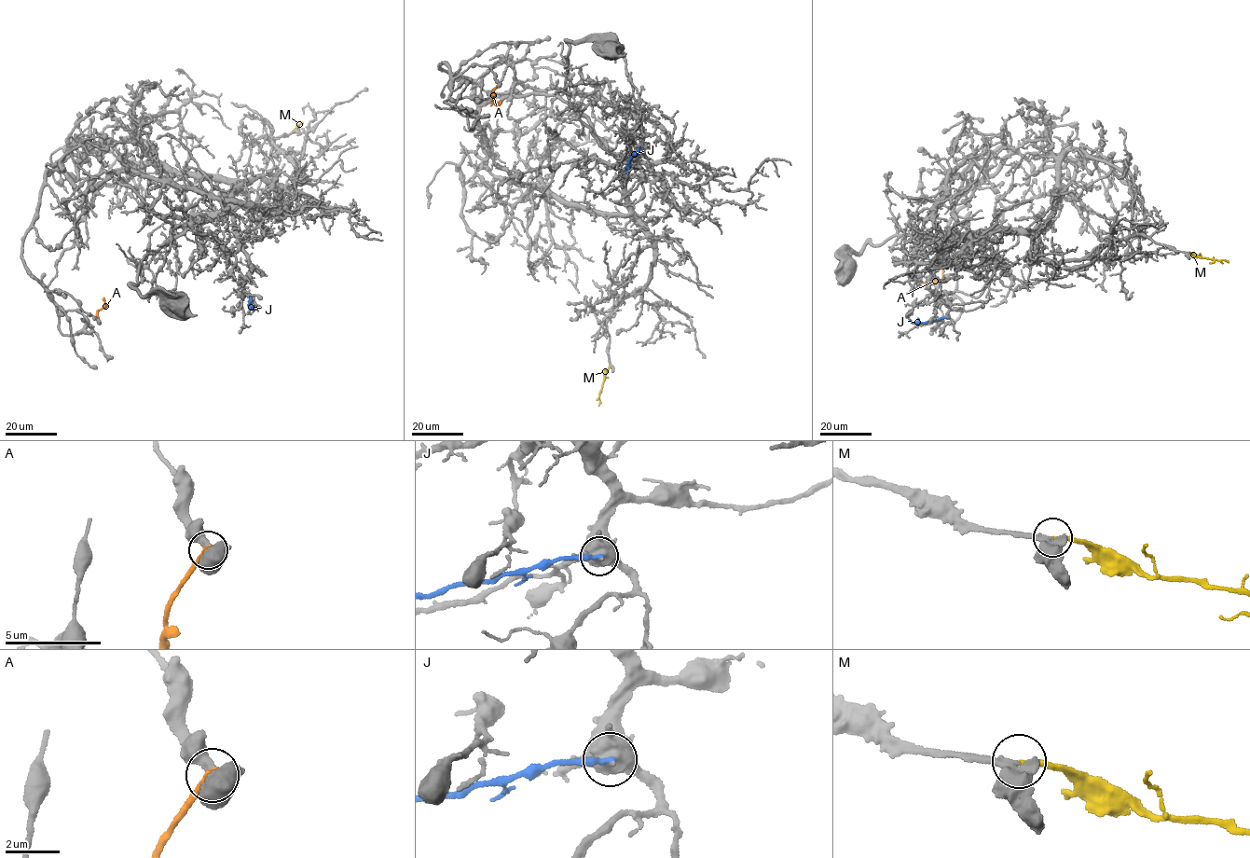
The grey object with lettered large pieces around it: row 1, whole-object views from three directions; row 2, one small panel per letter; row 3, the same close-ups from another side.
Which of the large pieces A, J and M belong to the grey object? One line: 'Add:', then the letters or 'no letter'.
Add: M

